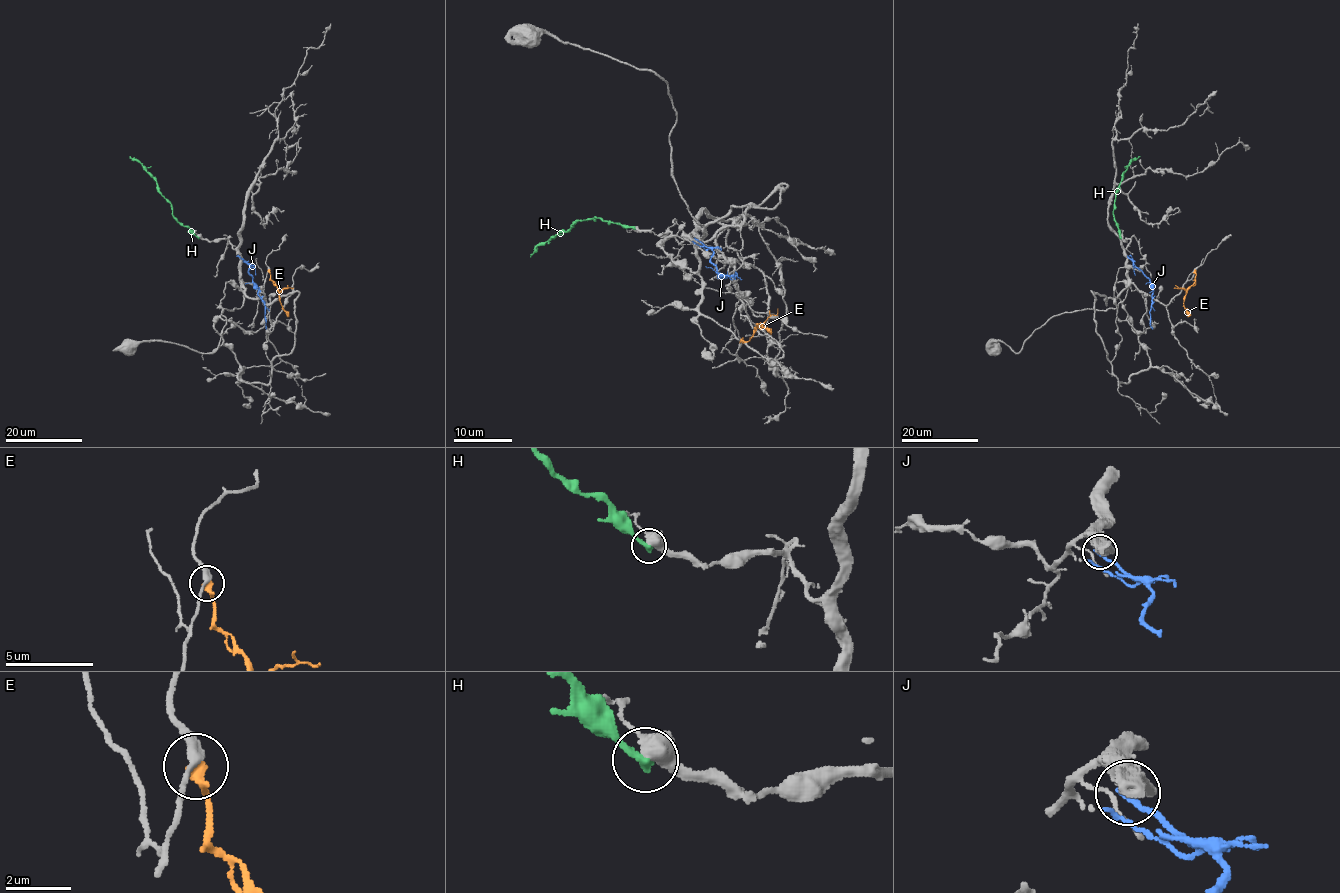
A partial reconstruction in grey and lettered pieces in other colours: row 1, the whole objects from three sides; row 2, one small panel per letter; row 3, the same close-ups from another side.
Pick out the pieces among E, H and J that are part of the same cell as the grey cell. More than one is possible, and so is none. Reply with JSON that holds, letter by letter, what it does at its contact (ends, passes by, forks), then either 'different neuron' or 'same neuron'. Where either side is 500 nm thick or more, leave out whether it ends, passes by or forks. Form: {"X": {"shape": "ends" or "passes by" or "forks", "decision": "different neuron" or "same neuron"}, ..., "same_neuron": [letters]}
{"E": {"shape": "ends", "decision": "different neuron"}, "H": {"shape": "ends", "decision": "different neuron"}, "J": {"shape": "ends", "decision": "different neuron"}, "same_neuron": []}

